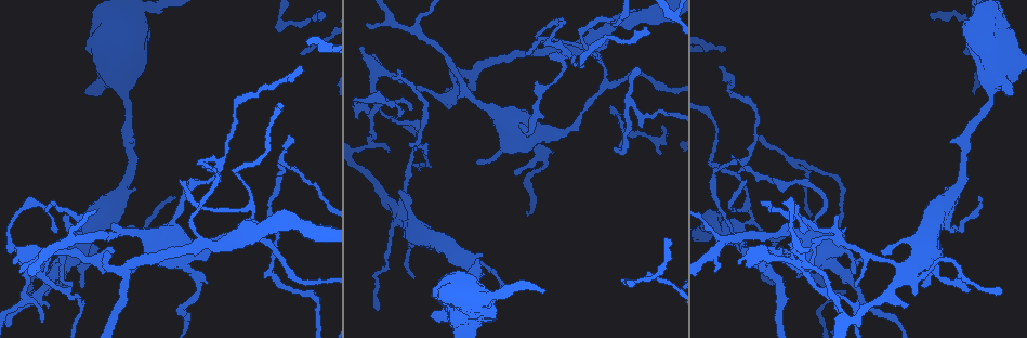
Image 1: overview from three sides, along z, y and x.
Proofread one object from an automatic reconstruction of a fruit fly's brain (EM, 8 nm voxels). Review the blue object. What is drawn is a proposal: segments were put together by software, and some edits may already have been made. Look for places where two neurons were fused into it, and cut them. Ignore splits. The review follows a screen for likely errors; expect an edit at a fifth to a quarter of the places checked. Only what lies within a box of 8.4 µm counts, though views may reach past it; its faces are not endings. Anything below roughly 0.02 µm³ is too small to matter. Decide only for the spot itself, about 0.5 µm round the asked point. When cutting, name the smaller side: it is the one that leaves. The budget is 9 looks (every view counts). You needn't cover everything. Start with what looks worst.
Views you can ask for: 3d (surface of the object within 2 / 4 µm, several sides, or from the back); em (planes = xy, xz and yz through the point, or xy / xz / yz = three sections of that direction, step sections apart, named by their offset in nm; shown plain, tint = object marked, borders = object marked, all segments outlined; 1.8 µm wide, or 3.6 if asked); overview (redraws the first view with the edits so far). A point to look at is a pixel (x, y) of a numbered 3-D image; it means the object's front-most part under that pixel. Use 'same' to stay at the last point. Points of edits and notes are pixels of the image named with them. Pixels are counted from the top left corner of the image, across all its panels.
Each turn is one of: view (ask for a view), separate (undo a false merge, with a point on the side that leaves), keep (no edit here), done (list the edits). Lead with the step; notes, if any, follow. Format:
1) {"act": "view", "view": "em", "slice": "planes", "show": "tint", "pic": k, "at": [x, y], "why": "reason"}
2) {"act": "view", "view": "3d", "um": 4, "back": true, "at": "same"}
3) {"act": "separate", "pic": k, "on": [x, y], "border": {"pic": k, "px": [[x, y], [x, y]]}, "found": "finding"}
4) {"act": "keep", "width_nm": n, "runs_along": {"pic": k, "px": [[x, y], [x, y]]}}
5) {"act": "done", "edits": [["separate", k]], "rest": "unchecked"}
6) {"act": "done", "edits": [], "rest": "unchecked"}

{"act": "view", "view": "em", "slice": "planes", "show": "tint", "pic": 1, "at": [793, 160], "why": "arms part here"}

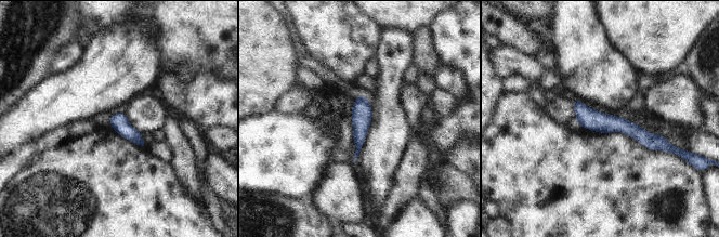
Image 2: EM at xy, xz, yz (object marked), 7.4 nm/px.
{"act": "keep", "runs_along": {"pic": 2, "px": [[575, 102], [593, 120], [663, 144]]}, "found": "all the same neuron"}

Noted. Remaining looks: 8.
{"act": "view", "view": "3d", "um": 4, "back": true, "pic": 1, "at": [54, 269], "why": "small branch off a trunk"}

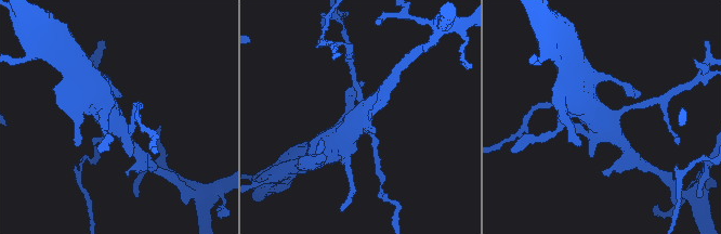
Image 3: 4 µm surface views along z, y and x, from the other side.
{"act": "view", "view": "em", "um": 3.6, "slice": "xy", "step": 4, "show": "tint", "pic": 3, "at": [599, 119]}

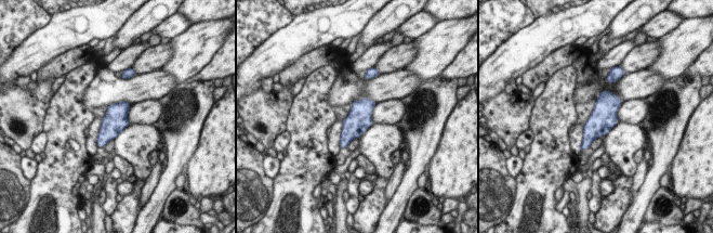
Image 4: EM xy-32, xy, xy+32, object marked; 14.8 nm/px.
{"act": "view", "view": "em", "um": 3.6, "slice": "planes", "show": "tint", "at": "same", "why": "another direction"}

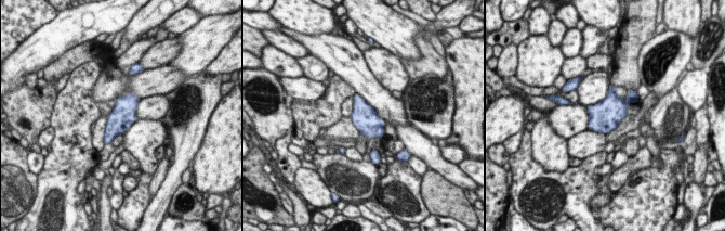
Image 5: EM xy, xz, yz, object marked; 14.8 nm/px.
{"act": "keep", "found": "one neuron here"}

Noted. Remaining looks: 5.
{"act": "view", "view": "em", "um": 3.6, "slice": "yz", "step": 4, "show": "plain", "pic": 1, "at": [126, 40], "why": "thick turns thin"}

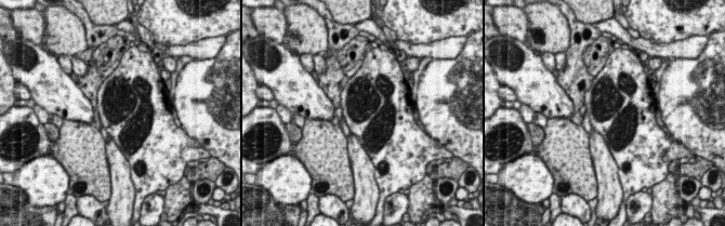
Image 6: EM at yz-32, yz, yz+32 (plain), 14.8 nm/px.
{"act": "view", "view": "em", "um": 3.6, "slice": "yz", "step": 4, "show": "tint", "at": "same"}

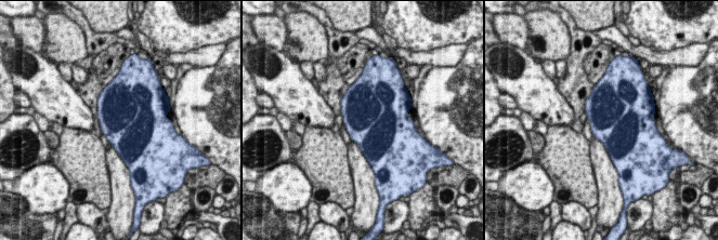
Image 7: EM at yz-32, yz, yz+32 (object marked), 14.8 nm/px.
{"act": "keep", "width_nm": 750, "found": "continuous, no second neuron"}

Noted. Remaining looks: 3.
{"act": "view", "view": "3d", "um": 4, "pic": 1, "at": [200, 244], "why": "arms part here"}

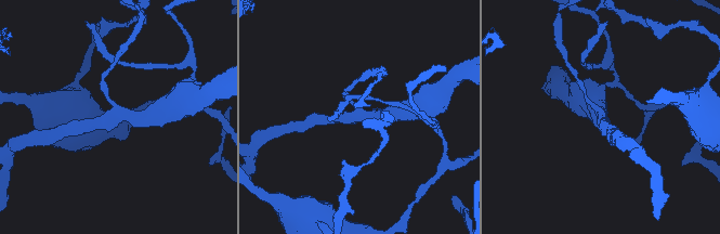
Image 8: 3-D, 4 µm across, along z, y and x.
{"act": "view", "view": "em", "slice": "yz", "step": 4, "show": "tint", "pic": 8, "at": [117, 115], "arms": 3, "why": "need the tissue"}

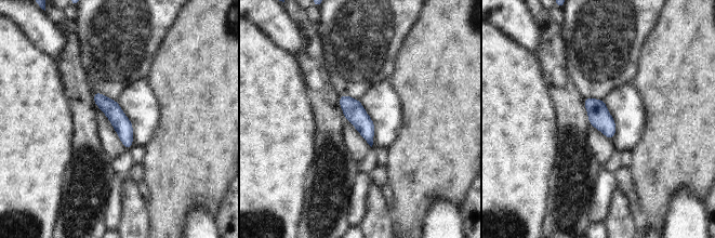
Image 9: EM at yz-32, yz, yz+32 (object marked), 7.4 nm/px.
{"act": "view", "view": "em", "slice": "planes", "show": "borders", "at": "same", "why": "cut it another way"}

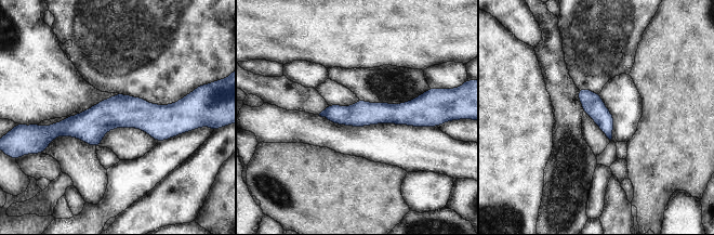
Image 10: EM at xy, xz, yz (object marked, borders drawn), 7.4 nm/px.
{"act": "keep", "runs_along": {"pic": 10, "px": [[180, 108], [52, 130]]}, "found": "all the same neuron"}

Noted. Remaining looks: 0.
{"act": "done", "edits": [], "rest": "unchecked"}

